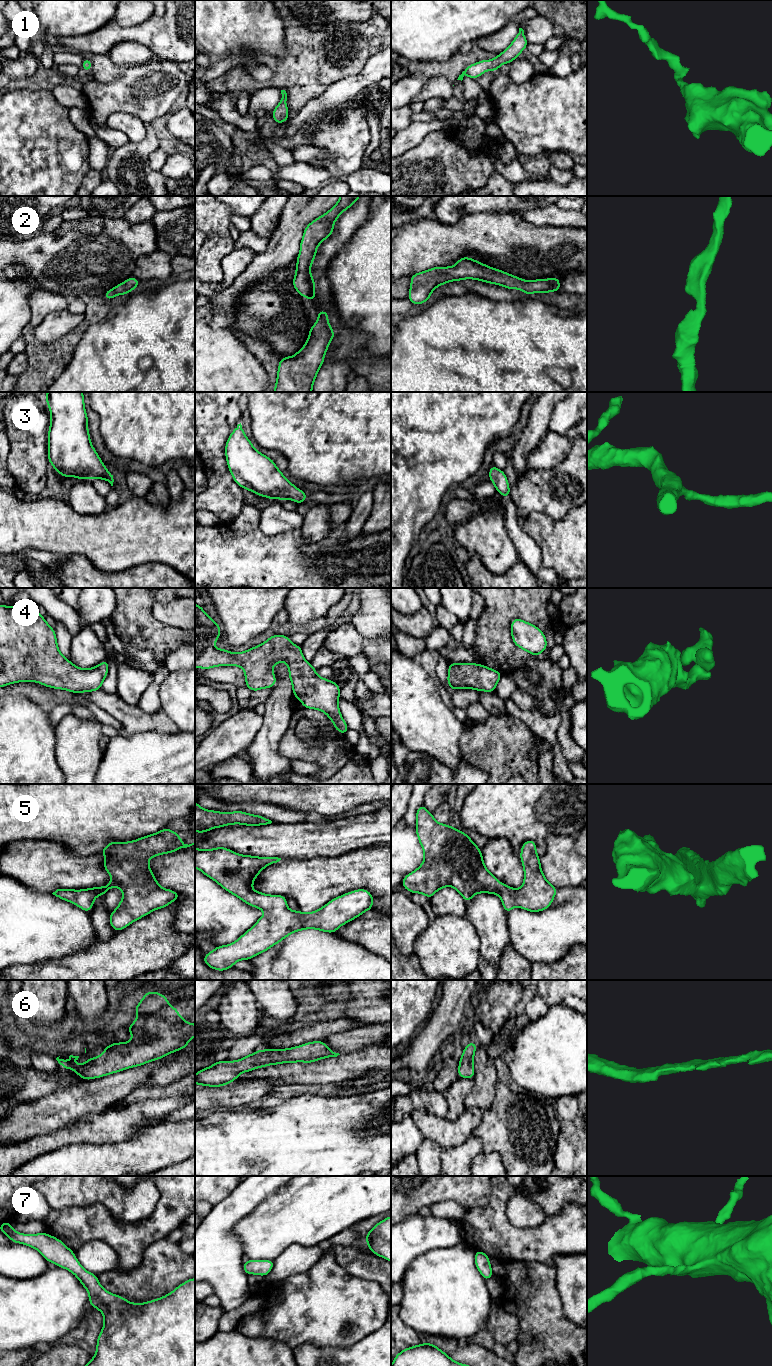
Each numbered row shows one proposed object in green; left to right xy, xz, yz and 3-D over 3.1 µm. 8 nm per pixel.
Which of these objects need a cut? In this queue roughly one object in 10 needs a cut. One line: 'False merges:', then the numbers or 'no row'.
False merges: no row

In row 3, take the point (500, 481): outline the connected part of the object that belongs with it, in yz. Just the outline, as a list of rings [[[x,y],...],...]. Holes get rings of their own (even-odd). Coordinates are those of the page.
[[[494,464],[489,470],[489,480],[491,480],[496,488],[496,491],[503,495],[506,499],[510,495],[510,487],[504,471],[496,468]]]

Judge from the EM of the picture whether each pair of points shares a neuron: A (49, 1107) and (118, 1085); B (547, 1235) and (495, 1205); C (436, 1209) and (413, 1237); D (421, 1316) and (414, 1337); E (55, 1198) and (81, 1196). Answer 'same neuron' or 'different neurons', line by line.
A: same neuron
B: same neuron
C: different neurons
D: different neurons
E: same neuron

